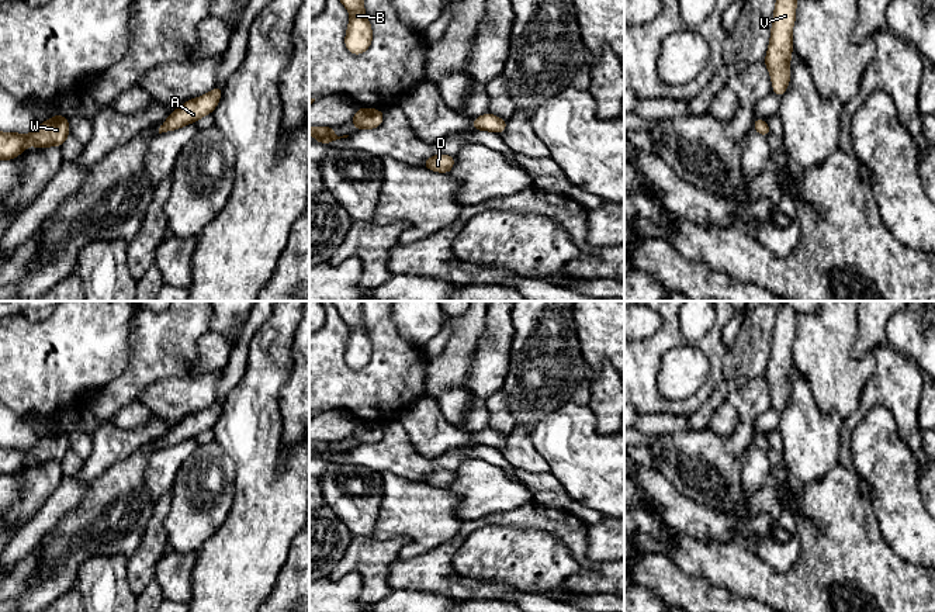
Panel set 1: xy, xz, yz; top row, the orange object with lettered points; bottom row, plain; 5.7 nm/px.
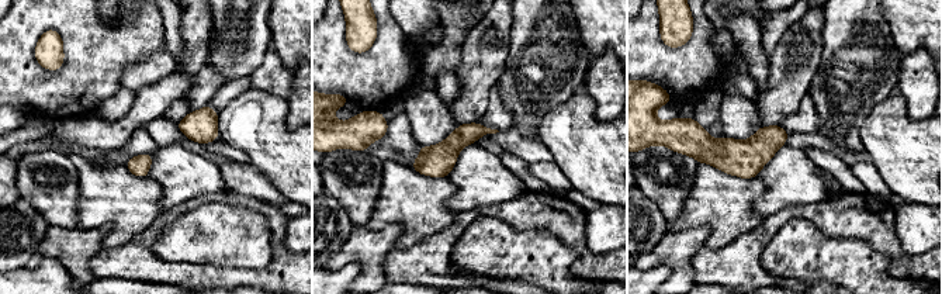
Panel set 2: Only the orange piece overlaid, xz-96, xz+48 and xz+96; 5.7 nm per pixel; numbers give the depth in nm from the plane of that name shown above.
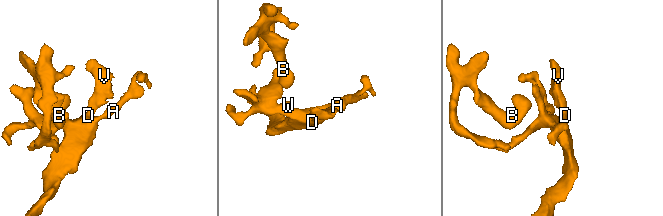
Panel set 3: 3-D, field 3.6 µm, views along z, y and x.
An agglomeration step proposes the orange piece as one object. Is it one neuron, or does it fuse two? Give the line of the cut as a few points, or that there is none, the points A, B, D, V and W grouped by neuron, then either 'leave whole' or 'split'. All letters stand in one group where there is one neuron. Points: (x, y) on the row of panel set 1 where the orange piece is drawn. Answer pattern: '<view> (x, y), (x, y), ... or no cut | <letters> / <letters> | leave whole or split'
no cut | A B D V W | leave whole

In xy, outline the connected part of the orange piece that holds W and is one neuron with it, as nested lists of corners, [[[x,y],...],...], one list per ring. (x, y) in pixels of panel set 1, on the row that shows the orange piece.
[[[53,114],[39,124],[31,134],[0,132],[0,160],[11,160],[21,155],[31,144],[38,149],[62,146],[69,136],[69,118]]]

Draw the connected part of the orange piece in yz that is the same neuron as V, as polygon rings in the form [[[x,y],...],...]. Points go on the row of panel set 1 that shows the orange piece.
[[[776,0],[765,65],[773,83],[772,93],[782,97],[790,82],[792,30],[797,0]]]

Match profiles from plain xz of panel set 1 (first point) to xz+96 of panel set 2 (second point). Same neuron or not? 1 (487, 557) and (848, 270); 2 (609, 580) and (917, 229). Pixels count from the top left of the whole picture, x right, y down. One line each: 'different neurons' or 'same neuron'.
1: same neuron
2: different neurons

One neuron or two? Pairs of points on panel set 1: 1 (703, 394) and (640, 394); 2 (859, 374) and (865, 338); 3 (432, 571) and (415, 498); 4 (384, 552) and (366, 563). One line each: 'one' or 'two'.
1: one
2: two
3: two
4: one

